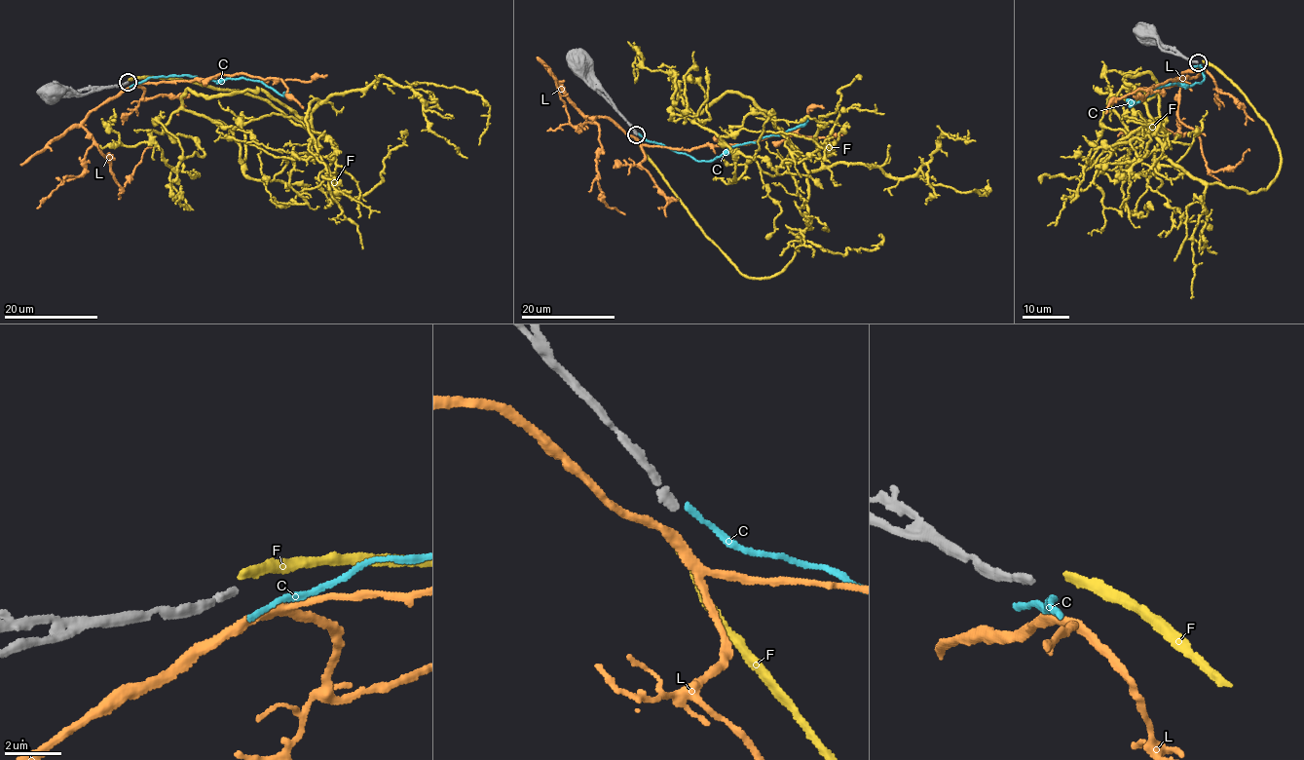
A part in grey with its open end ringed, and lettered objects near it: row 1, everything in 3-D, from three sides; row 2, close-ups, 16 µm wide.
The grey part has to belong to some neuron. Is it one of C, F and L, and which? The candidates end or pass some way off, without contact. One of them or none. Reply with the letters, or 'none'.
none

